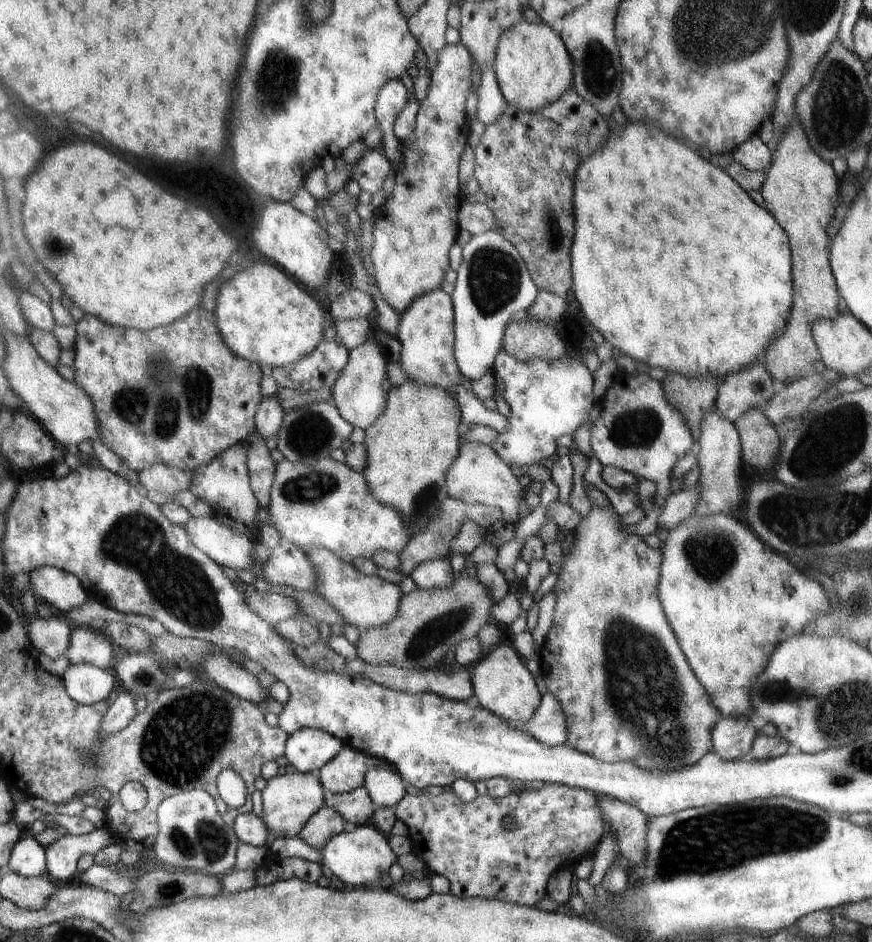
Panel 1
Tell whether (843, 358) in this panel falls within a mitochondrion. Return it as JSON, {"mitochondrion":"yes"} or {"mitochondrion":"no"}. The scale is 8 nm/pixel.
{"mitochondrion":"no"}

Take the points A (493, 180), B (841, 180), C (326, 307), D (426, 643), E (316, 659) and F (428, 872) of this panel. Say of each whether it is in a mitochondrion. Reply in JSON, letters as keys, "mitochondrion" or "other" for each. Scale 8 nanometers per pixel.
{"A":"other","B":"other","C":"other","D":"mitochondrion","E":"mitochondrion","F":"other"}

